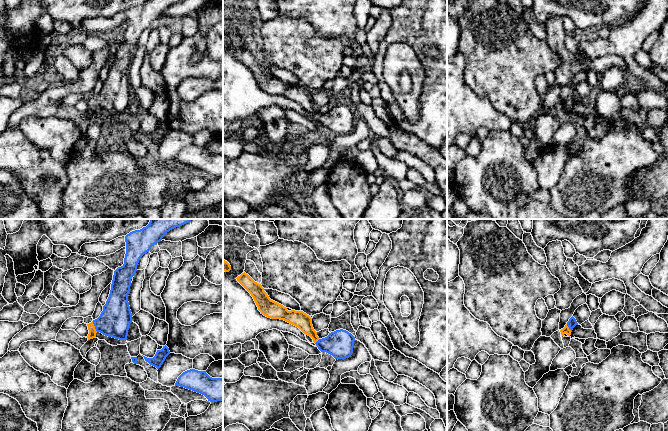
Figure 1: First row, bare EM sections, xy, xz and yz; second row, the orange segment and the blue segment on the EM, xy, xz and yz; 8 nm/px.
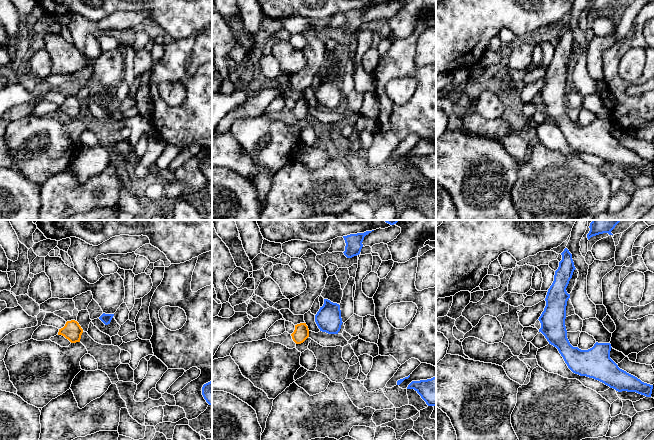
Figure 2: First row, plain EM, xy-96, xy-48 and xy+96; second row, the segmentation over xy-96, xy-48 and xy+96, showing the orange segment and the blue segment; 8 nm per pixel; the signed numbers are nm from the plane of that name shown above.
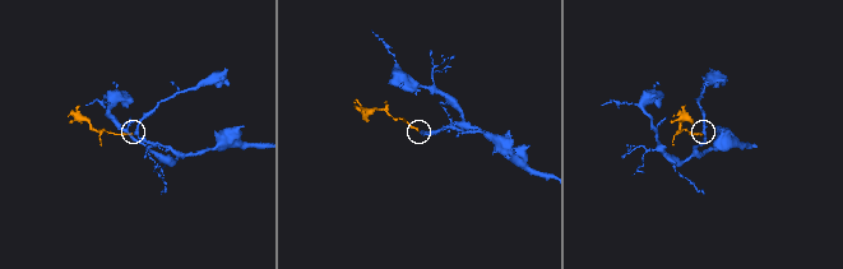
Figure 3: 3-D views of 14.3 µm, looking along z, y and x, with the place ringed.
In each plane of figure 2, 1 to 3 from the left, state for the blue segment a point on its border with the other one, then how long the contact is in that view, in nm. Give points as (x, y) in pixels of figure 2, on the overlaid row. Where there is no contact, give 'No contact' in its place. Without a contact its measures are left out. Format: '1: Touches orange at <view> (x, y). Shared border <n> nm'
1: No contact
2: No contact
3: No contact

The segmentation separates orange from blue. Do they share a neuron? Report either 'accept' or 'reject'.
accept

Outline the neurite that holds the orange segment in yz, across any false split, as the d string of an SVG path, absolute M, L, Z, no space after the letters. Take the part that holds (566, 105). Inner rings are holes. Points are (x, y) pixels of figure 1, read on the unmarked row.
M572 92L569 97L567 98L567 100L565 101L565 103L563 105L560 106L561 111L564 112L564 110L566 109L569 113L571 111L571 107L573 106L573 104L578 101L576 95Z

